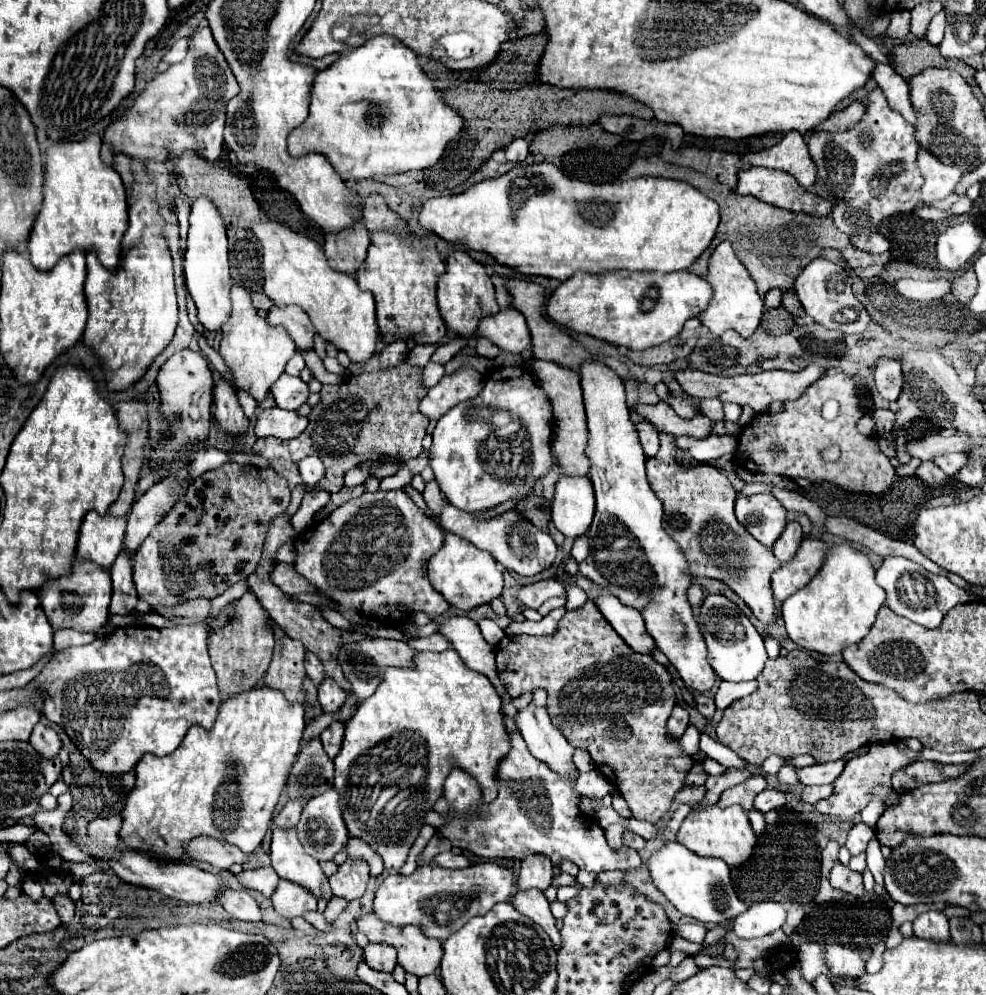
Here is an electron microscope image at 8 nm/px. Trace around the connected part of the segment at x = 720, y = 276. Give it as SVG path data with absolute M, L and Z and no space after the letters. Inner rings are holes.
M730 242L718 244L716 250L712 252L706 280L710 280L710 284L714 286L714 298L710 300L710 306L698 316L700 322L716 336L722 336L726 330L732 328L732 330L740 332L744 338L750 338L756 332L756 328L760 326L766 306L764 306L764 298L756 290L754 280L750 278L748 270L742 266L742 262L738 262L738 256L734 254Z

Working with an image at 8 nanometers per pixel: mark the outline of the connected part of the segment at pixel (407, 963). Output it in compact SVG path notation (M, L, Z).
M374 912L360 916L356 922L358 922L358 930L364 932L370 942L384 942L394 946L398 950L398 962L404 966L406 972L412 972L418 978L432 974L438 962L442 960L442 944L422 934L422 930L418 930L416 926L390 926L390 922L382 922Z

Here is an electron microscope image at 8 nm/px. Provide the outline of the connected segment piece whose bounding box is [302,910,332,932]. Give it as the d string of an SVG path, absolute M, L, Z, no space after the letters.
M314 910L314 912L310 912L310 914L302 914L302 918L304 918L306 922L310 922L314 928L318 928L320 932L332 930L332 924L326 922L326 916L324 916L322 912L318 912L318 910Z

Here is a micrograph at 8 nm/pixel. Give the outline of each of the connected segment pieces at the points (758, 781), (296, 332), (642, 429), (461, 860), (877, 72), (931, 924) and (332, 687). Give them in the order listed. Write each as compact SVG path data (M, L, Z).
M754 774L750 776L750 780L742 782L742 784L736 784L734 788L728 788L722 792L718 804L724 808L724 806L732 806L732 804L740 804L744 810L750 810L752 808L752 802L756 798L758 792L762 792L766 788L766 776L762 774Z
M274 304L268 312L268 320L270 320L270 324L284 326L288 330L288 334L292 336L292 340L296 342L298 350L312 348L312 338L314 338L316 330L310 322L310 316L300 306Z
M640 420L636 424L636 430L638 430L638 436L640 436L640 444L644 448L644 454L648 458L656 456L656 452L660 448L660 440L658 440L658 430L654 428L654 424L648 422L648 420Z
M440 852L434 856L434 864L444 866L444 868L460 868L460 866L468 866L468 858L466 856L458 856L452 852Z
M878 64L872 72L872 78L878 82L882 92L886 94L890 108L900 112L906 122L916 124L916 116L908 98L908 82L900 74L896 74L890 64Z
M940 910L922 912L922 914L914 920L914 936L926 938L926 940L936 940L936 942L950 940L948 918L946 918Z
M324 678L322 684L318 686L318 702L322 706L324 712L336 712L346 700L346 692L332 680L332 678Z

